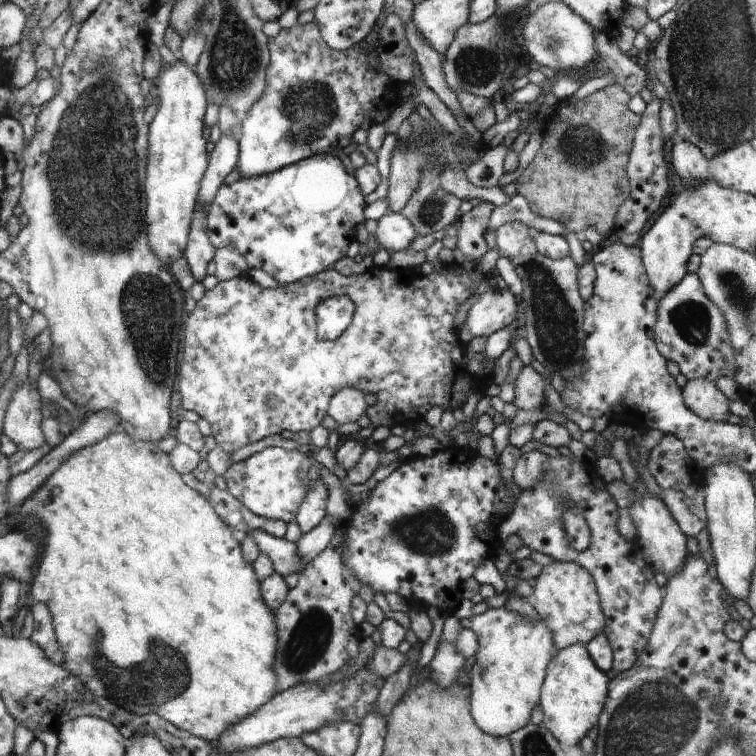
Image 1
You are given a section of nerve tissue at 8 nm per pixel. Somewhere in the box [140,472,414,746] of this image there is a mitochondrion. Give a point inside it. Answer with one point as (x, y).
(310, 638)

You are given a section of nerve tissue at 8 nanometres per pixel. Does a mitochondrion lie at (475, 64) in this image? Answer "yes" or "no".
yes

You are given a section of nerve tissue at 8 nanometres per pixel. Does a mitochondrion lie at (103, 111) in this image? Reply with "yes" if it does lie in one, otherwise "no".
yes

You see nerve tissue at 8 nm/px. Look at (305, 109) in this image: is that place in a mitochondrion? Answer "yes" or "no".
yes

